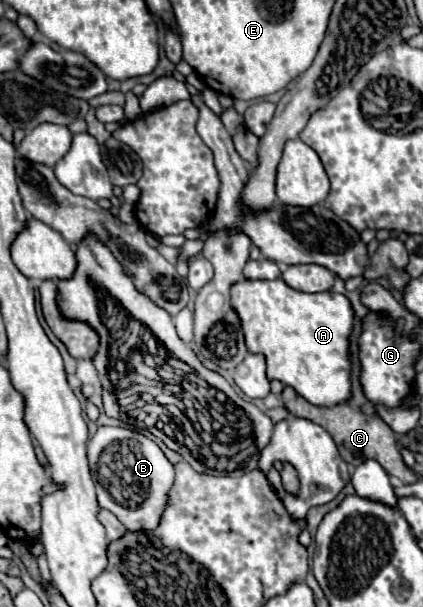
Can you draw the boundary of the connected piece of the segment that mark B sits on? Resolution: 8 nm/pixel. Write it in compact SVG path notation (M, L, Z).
M98 427L88 443L88 461L102 509L112 511L128 531L152 531L158 527L168 507L174 467L152 439L124 427Z

